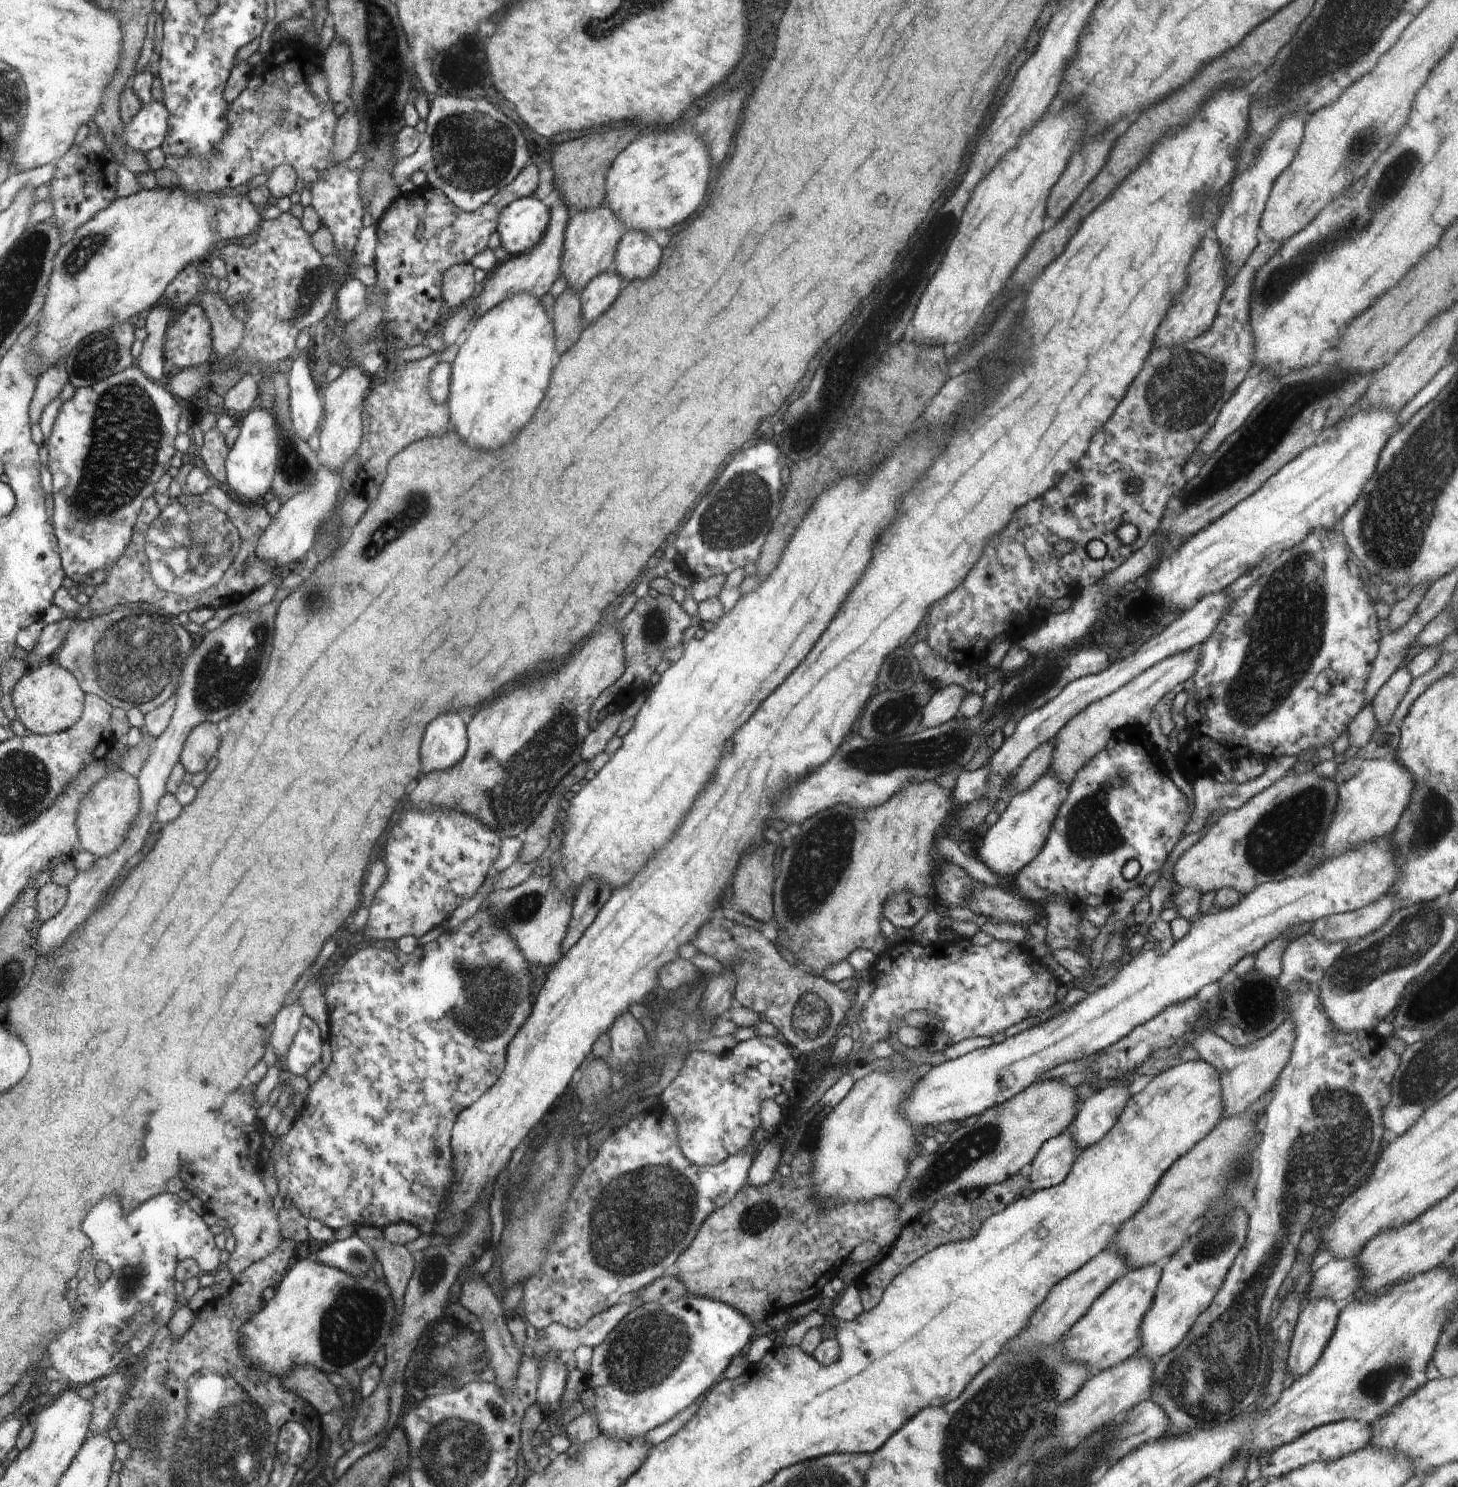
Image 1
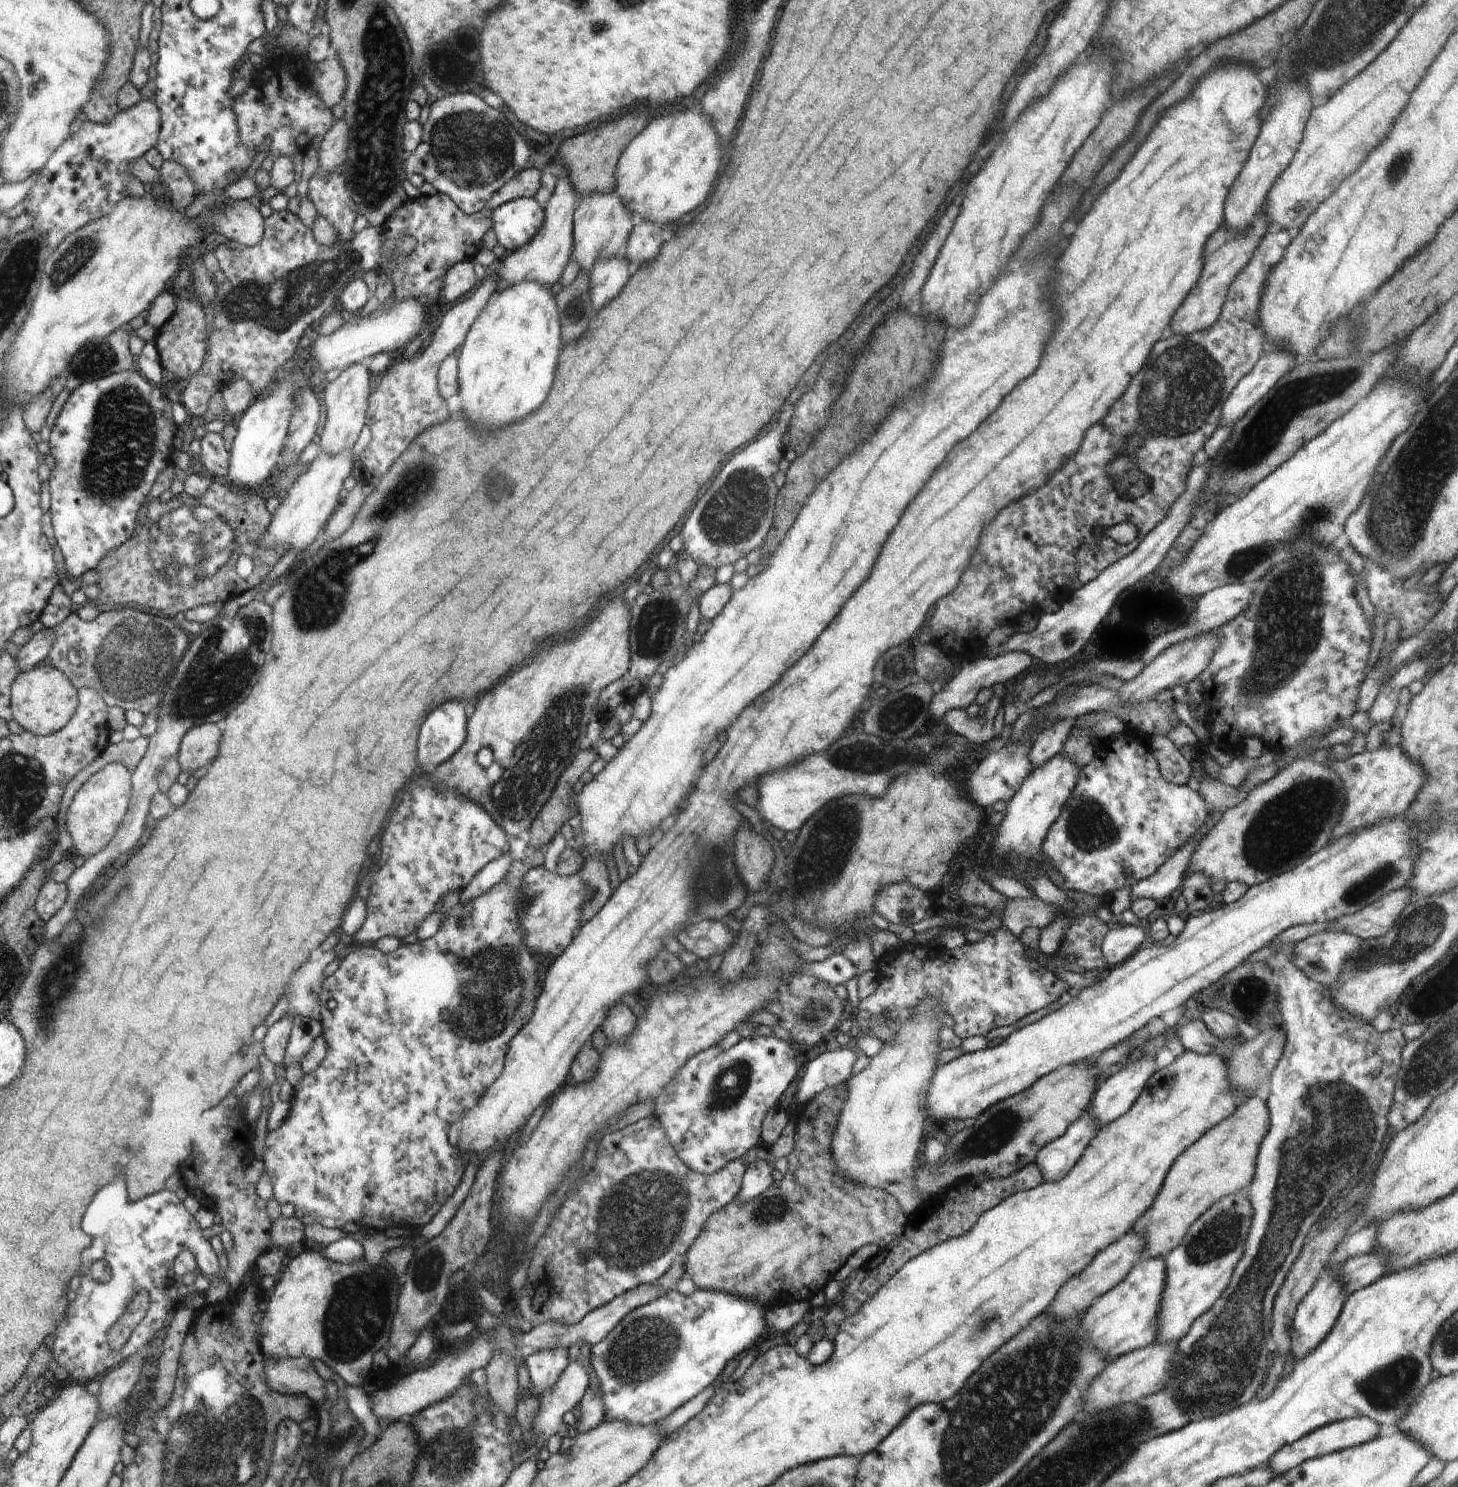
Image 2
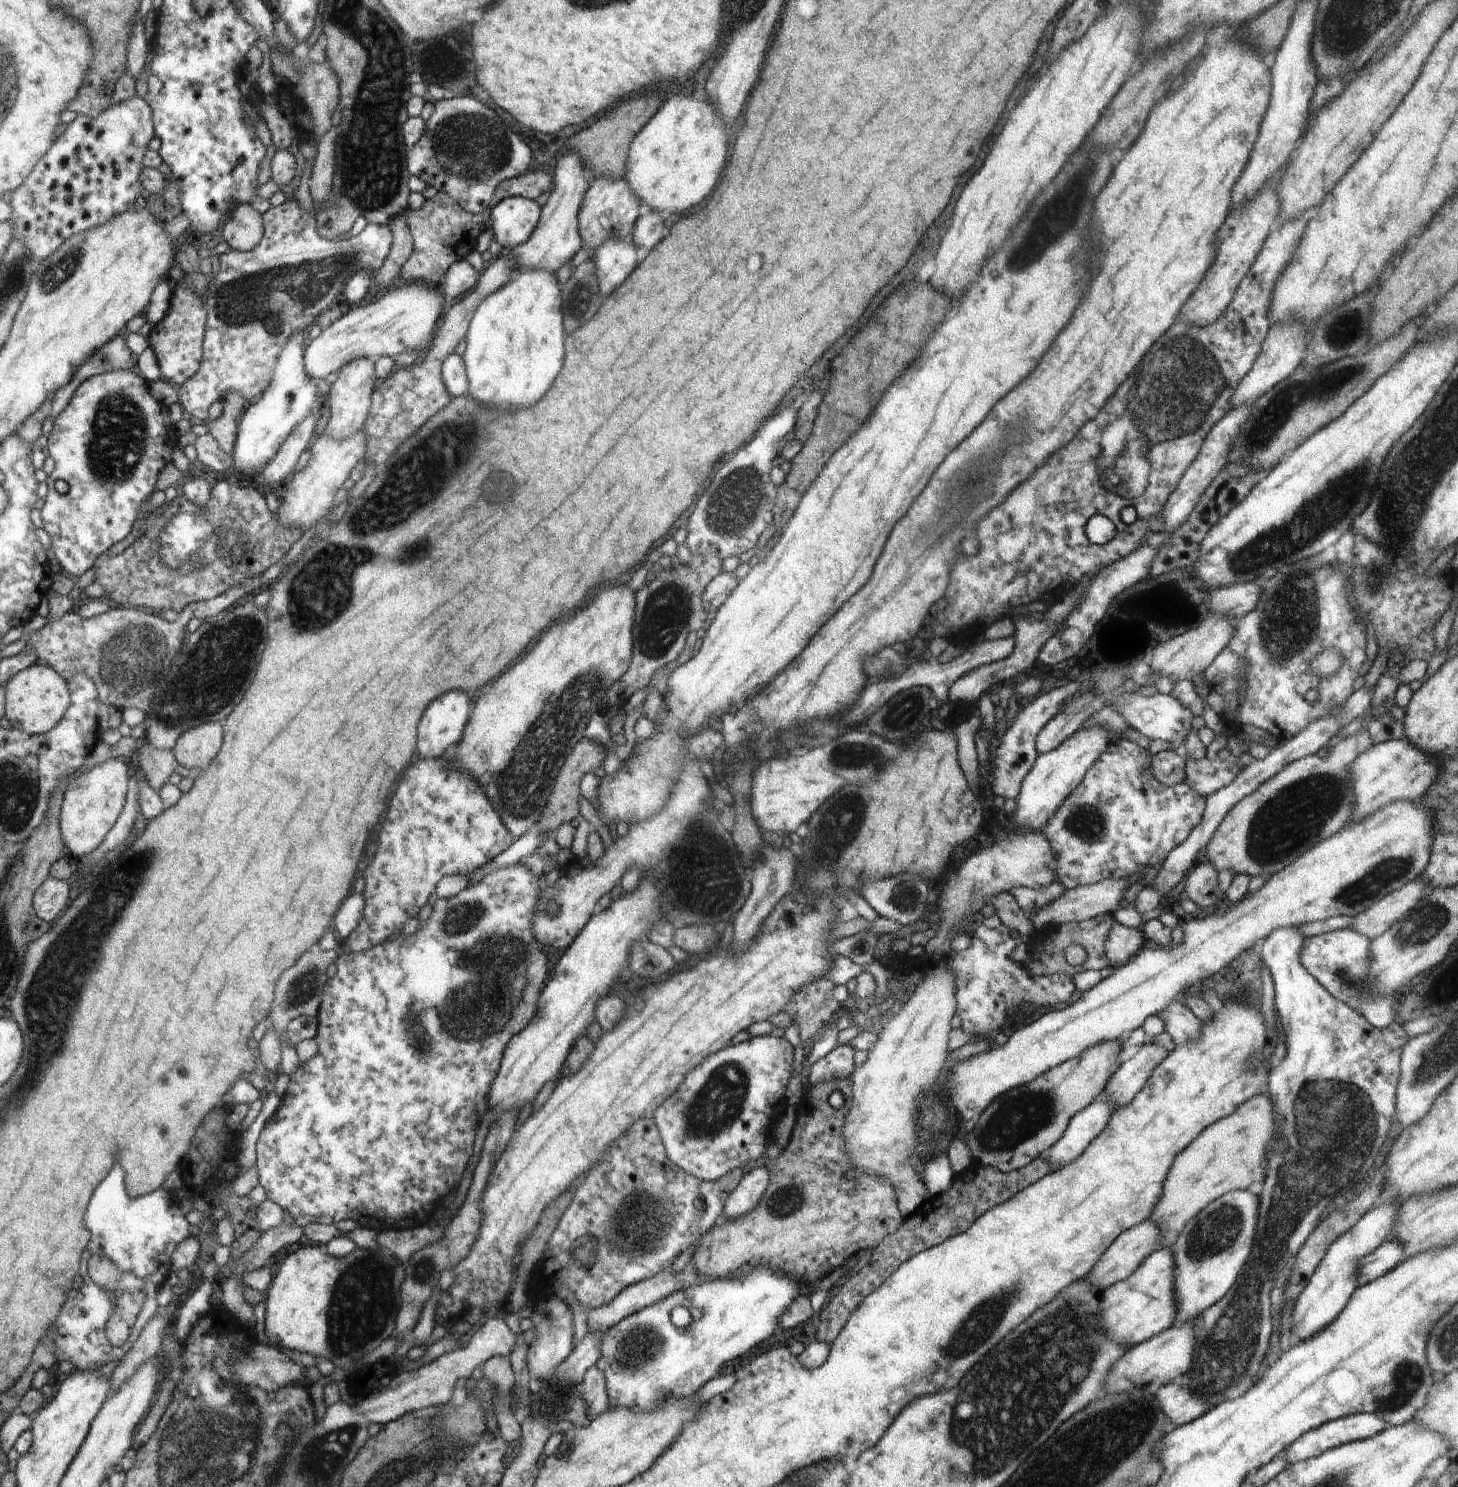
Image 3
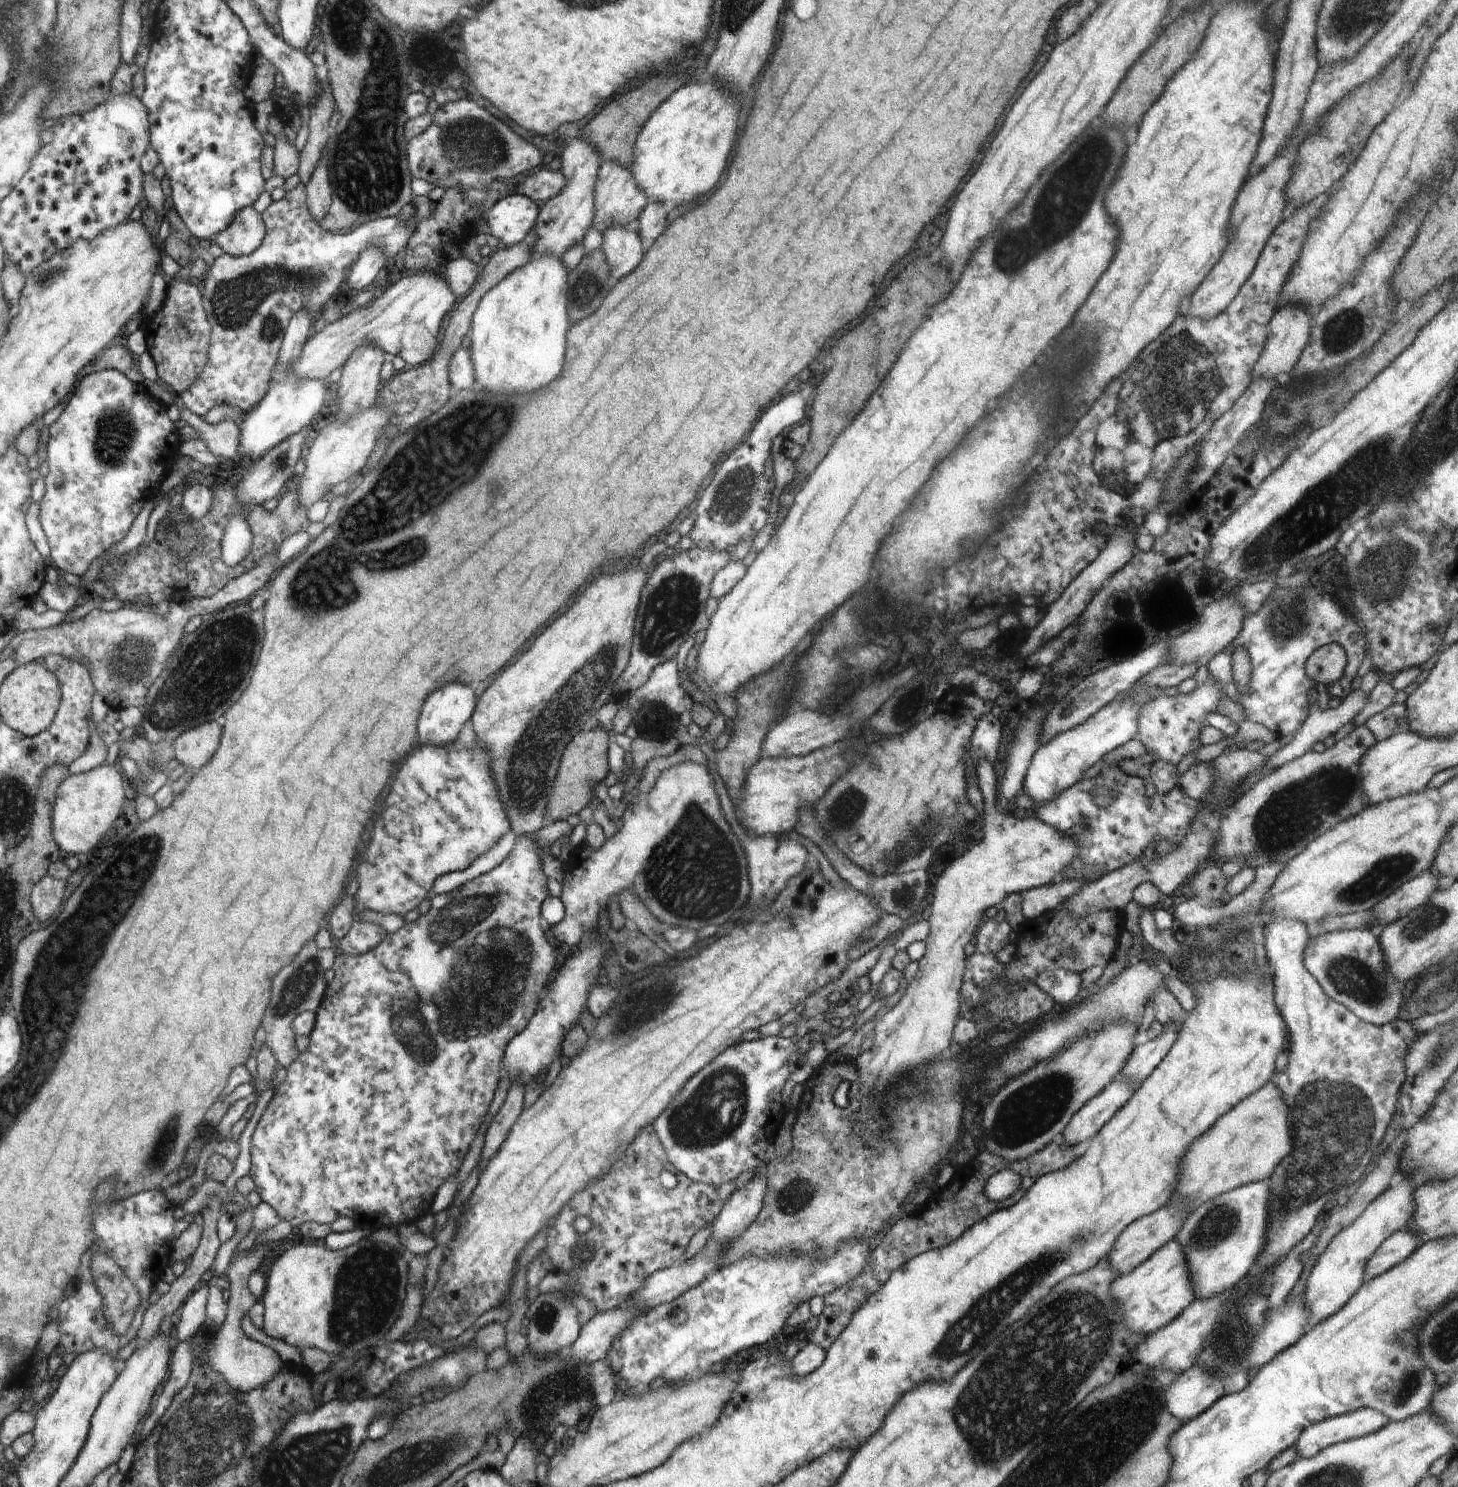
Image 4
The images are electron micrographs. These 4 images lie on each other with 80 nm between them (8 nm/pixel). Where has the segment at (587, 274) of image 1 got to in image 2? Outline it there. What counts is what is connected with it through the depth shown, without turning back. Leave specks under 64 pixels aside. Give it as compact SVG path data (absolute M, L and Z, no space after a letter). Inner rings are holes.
M615 191L601 195L592 193L581 198L576 204L573 218L575 246L572 259L578 264L582 273L588 273L597 264L598 259L624 257L624 251L628 248L632 234L634 217L633 212L621 201L621 196Z

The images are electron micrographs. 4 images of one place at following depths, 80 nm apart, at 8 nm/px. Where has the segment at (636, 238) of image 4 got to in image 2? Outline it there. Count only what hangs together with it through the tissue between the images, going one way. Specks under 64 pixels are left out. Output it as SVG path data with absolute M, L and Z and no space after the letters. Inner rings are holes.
M625 257L598 259L589 270L590 298L596 308L614 300L628 280L628 262Z

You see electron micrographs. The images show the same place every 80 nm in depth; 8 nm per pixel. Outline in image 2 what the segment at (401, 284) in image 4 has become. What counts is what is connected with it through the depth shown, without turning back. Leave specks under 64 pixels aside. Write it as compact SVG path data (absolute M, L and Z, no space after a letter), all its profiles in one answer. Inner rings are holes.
M417 299L395 301L390 309L370 318L358 319L357 316L346 316L346 322L330 335L317 335L312 341L312 356L318 361L318 377L329 370L346 369L350 365L365 363L378 353L391 354L404 346L424 324L424 312L418 306Z

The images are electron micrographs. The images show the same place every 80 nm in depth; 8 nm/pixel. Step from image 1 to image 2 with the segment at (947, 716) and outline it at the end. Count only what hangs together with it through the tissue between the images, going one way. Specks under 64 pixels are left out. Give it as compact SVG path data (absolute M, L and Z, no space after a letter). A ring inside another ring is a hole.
M1008 651L997 657L984 656L977 661L965 660L958 672L939 691L933 692L928 706L929 715L934 720L942 720L948 710L962 708L965 710L974 702L982 687L999 688L1008 680L1018 678L1030 666L1032 657L1026 651Z

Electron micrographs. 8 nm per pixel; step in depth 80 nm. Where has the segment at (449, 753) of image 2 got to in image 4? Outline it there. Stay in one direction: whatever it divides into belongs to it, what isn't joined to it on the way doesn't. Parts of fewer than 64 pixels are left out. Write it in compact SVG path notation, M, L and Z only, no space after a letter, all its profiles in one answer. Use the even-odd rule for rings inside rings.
M446 684L430 694L430 698L426 698L426 710L422 710L422 726L418 726L418 734L422 734L420 744L443 747L454 743L462 726L473 716L474 704L474 692L462 684Z

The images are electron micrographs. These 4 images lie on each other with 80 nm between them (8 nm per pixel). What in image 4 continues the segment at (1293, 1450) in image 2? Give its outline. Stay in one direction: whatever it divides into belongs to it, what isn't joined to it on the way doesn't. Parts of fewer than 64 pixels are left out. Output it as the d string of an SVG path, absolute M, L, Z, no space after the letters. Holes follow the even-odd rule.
M1370 1407L1361 1408L1308 1425L1297 1438L1294 1448L1298 1458L1312 1458L1323 1448L1375 1433L1389 1422L1381 1412Z

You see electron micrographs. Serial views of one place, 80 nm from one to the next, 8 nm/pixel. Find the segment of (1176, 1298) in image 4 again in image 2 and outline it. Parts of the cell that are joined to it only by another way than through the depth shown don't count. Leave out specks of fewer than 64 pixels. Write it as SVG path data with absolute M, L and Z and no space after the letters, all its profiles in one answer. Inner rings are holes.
M1140 1256L1120 1284L1105 1292L1095 1300L1094 1305L1085 1310L1077 1336L1085 1346L1101 1350L1112 1360L1154 1343L1157 1333L1157 1314L1165 1282L1164 1259Z

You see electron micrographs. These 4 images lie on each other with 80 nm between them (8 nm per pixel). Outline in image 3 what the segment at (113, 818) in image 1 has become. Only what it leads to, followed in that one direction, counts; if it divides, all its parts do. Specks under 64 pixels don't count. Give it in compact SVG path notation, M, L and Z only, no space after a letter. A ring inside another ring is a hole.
M109 758L88 769L63 793L59 826L65 848L74 858L90 854L104 842L116 818L121 816L122 806L127 801L126 790L129 790L128 766L120 759Z

